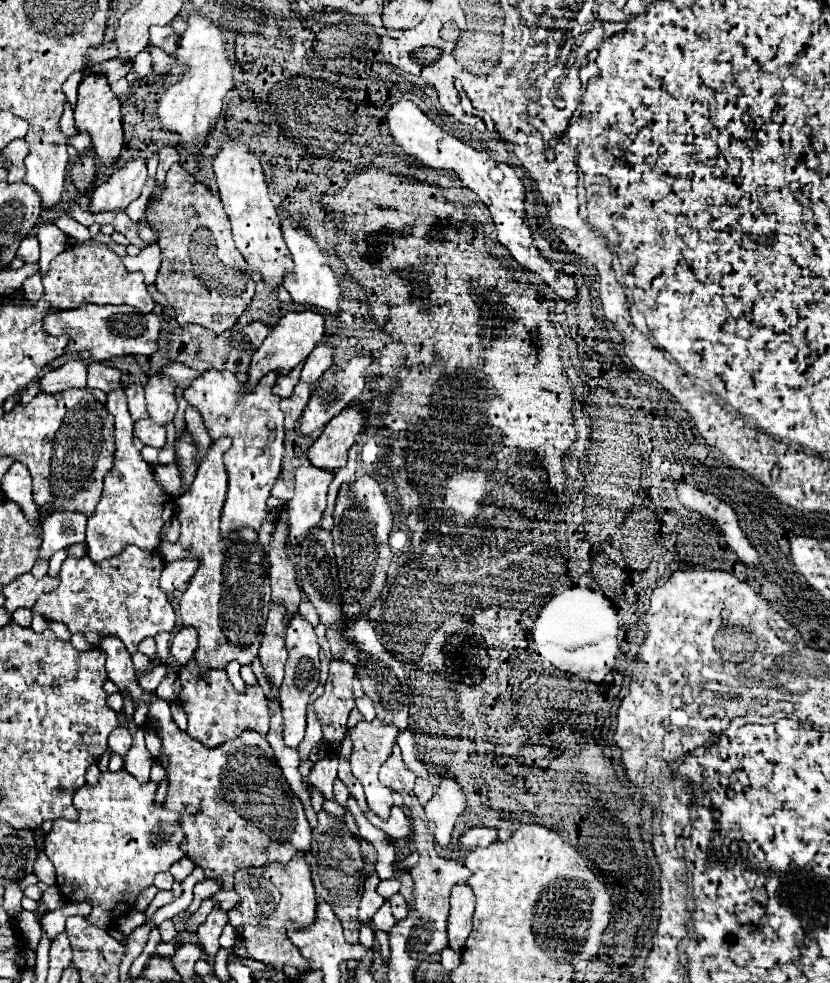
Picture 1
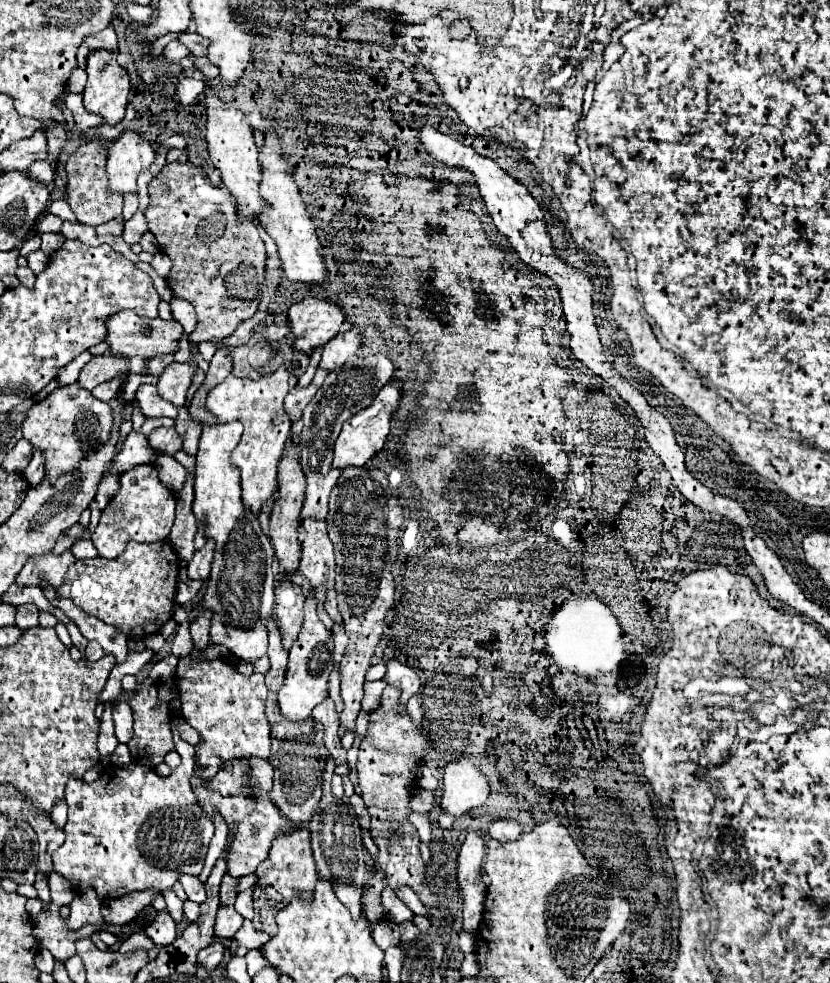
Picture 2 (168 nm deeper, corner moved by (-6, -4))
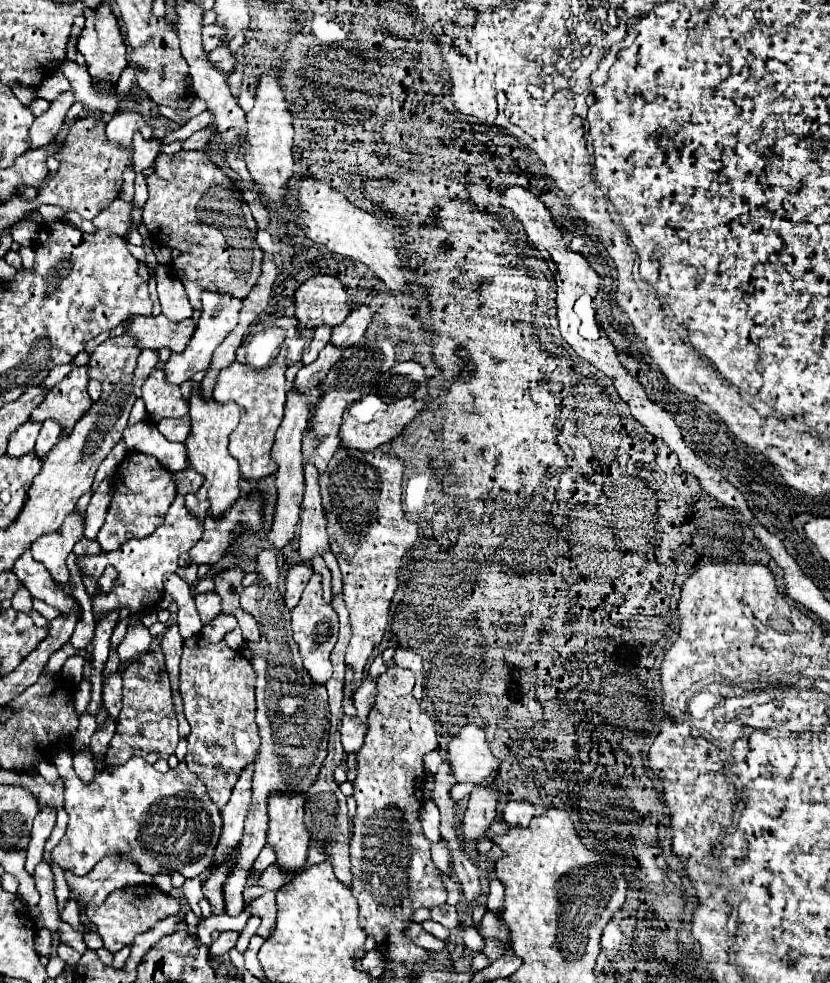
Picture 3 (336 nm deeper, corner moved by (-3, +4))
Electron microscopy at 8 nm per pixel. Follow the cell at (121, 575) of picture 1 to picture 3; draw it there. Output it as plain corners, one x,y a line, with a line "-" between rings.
178,494
170,510
166,512
164,522
156,528
154,534
140,538
140,540
128,540
122,548
114,552
100,552
94,556
76,558
76,566
84,578
100,580
100,576
104,574
108,566
114,566
118,572
118,578
114,580
114,586
108,594
102,592
100,586
96,588
96,594
92,596
94,616
100,620
106,614
120,610
120,608
128,608
130,614
134,616
140,616
142,612
148,614
148,612
158,610
158,602
162,600
162,594
164,594
166,572
174,572
178,568
180,554
188,552
200,540
200,536
202,536
202,524
198,524
196,518
190,516
190,512
184,506
184,496

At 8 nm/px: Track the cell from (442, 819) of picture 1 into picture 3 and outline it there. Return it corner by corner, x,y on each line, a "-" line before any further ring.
468,724
462,728
460,734
454,736
454,740
448,744
446,760
454,772
456,782
476,782
476,784
488,784
490,776
496,772
496,758
492,756
484,732
476,724

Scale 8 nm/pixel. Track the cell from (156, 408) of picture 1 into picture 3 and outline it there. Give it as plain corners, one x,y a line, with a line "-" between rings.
204,292
202,296
202,316
200,316
200,322
198,322
198,328
188,344
188,348
180,354
172,352
168,362
164,364
164,374
166,374
166,380
170,384
182,384
186,380
190,380
196,372
200,370
206,370
210,360
212,360
212,352
214,348
236,328
238,324
238,312
242,308
242,302
232,298
232,296
220,296
218,292

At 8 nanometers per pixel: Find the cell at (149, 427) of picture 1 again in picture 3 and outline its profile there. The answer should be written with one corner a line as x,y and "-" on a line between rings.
186,416
180,418
180,420
168,420
168,418
164,418
156,426
172,442
184,442
188,438
188,434
190,434
190,422
186,420

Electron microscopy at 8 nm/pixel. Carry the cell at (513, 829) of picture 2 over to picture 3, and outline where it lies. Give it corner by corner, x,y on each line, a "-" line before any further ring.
508,802
504,806
502,820
508,826
520,826
520,828
524,828
532,820
532,814
534,814
532,804
528,804
528,802

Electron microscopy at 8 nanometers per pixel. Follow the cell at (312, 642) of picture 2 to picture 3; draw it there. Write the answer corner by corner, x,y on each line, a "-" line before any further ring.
312,574
308,586
304,588
304,594
302,594
298,606
290,614
292,614
294,642
298,644
306,672
310,674
314,684
326,684
332,676
330,652
332,652
336,638
338,638
338,614
334,612
334,608
330,604
322,602
322,586
320,586
318,574

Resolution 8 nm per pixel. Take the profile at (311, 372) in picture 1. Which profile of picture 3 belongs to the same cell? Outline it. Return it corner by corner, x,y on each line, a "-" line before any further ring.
356,306
340,326
332,328
332,338
330,338
332,346
344,350
344,348
356,344
364,336
370,322
372,322
370,308
368,306

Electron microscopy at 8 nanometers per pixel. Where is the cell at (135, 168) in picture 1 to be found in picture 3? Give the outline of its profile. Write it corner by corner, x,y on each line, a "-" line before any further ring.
120,112
106,122
106,136
120,148
132,148
132,136
140,132
146,140
152,138
152,128
136,112

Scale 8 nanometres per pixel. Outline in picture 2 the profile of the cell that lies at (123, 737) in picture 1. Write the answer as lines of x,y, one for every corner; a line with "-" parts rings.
119,698
113,704
113,722
115,722
115,732
117,732
117,740
127,744
133,736
133,714
131,714
131,706
127,704
127,700

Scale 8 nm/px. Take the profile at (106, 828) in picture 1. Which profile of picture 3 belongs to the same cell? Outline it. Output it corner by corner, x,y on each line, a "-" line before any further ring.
60,748
54,764
64,782
64,810
70,820
64,838
50,856
64,872
84,876
104,856
114,854
132,858
140,872
150,876
182,872
182,876
194,878
212,864
212,852
222,828
220,810
208,798
198,776
188,772
186,762
160,774
146,760
132,758
122,766
96,772
88,784
76,776
70,748

